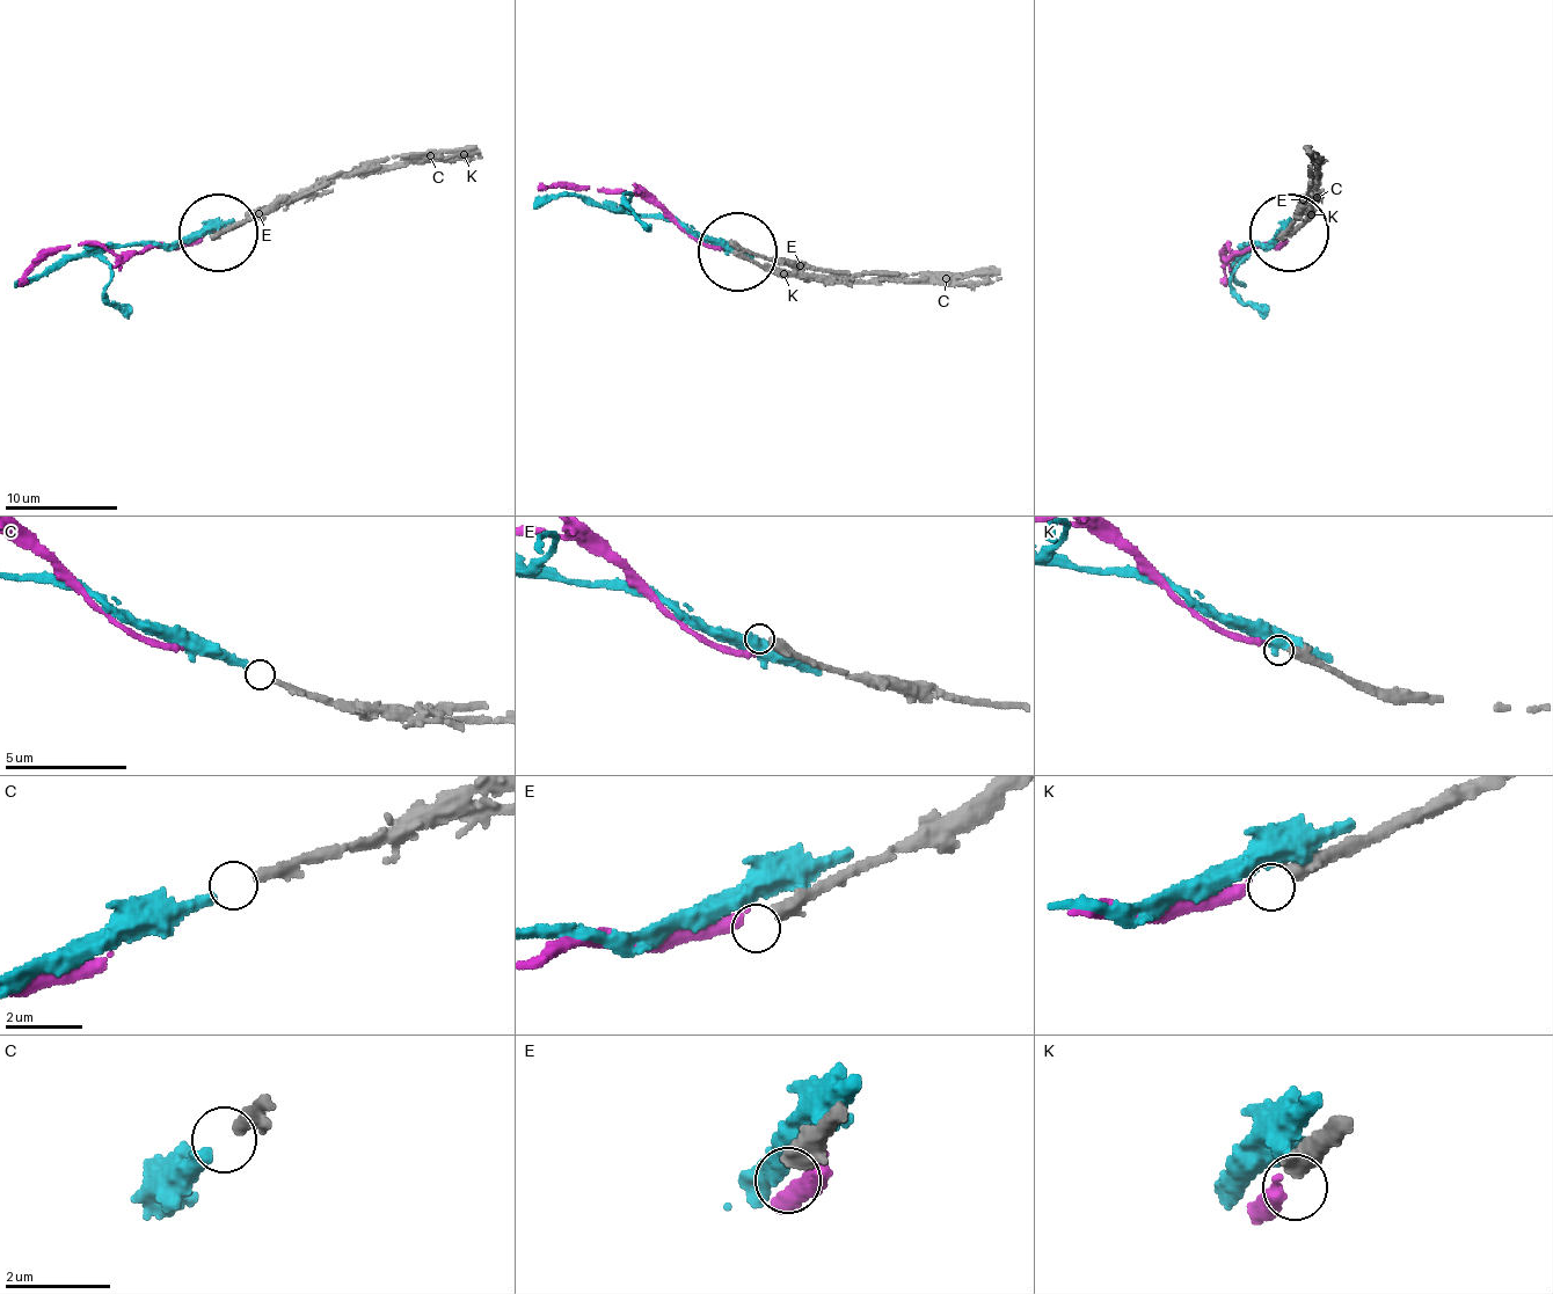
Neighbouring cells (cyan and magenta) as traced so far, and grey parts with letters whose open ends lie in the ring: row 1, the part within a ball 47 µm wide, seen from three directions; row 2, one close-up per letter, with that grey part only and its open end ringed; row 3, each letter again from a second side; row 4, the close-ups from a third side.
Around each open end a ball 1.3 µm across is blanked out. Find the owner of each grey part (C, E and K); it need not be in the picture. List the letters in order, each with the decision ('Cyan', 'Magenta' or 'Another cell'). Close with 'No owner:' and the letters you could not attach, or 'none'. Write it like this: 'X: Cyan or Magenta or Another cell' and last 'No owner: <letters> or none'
C: Cyan
E: Another cell
K: Magenta
No owner: E

